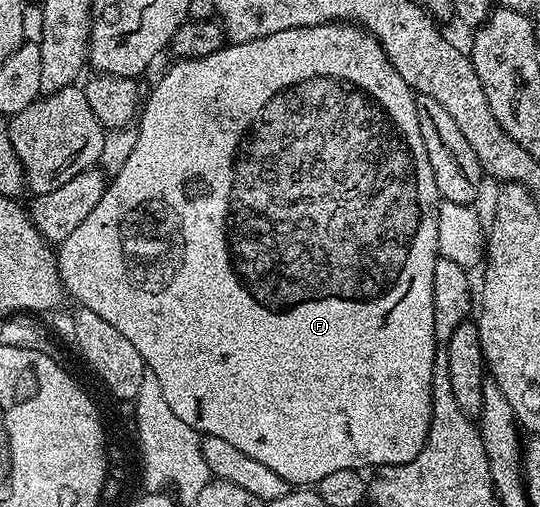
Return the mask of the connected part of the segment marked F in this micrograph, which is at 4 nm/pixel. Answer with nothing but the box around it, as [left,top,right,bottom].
[56,22,439,488]

